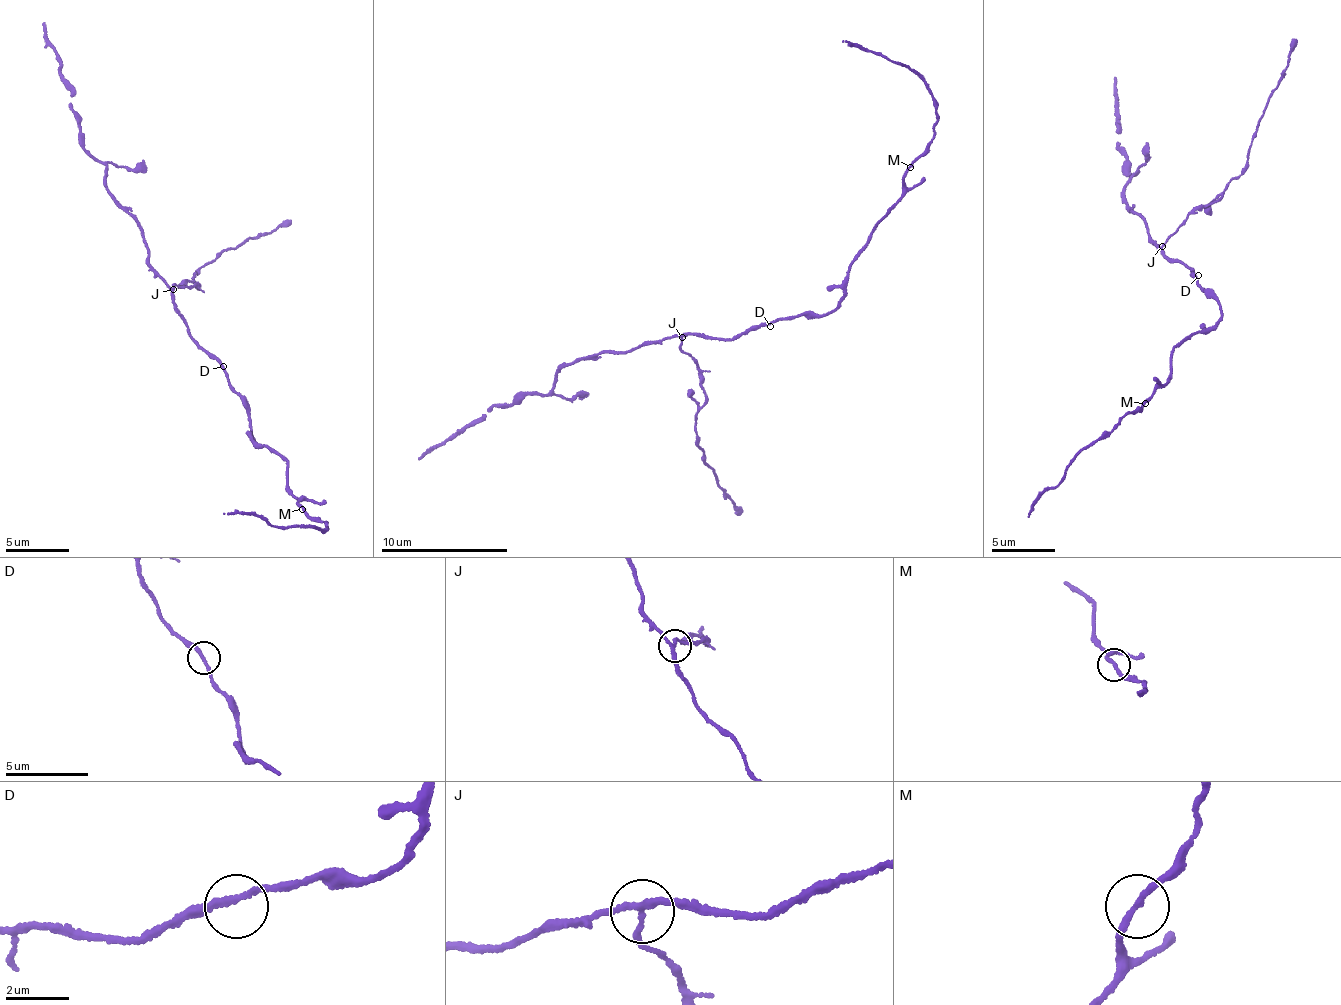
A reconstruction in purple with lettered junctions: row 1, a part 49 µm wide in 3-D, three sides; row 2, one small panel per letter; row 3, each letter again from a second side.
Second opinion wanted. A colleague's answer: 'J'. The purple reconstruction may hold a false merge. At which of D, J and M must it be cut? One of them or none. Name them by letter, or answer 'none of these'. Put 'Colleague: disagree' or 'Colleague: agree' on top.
Colleague: agree
J

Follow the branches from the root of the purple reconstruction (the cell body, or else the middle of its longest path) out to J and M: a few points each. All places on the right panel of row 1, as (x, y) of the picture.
J: (1195, 282), (1192, 268), (1162, 252), (1162, 244)
M: (1195, 282), (1203, 293), (1219, 302), (1221, 321), (1172, 349), (1172, 378), (1145, 403)

